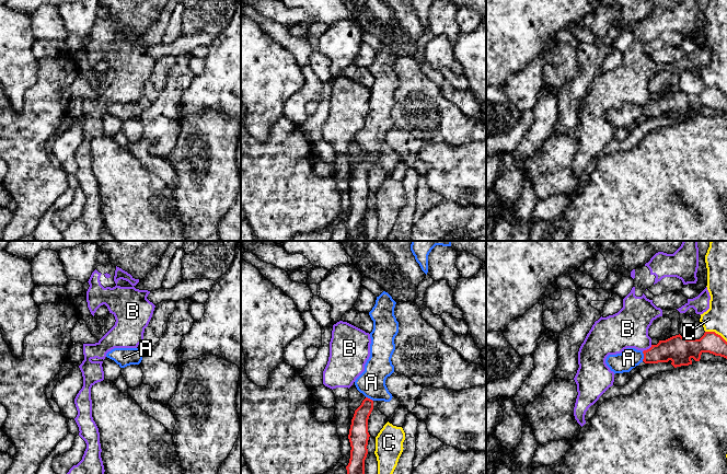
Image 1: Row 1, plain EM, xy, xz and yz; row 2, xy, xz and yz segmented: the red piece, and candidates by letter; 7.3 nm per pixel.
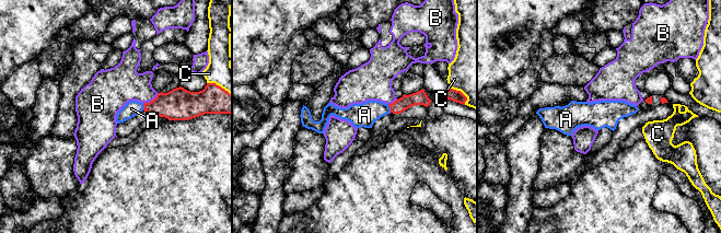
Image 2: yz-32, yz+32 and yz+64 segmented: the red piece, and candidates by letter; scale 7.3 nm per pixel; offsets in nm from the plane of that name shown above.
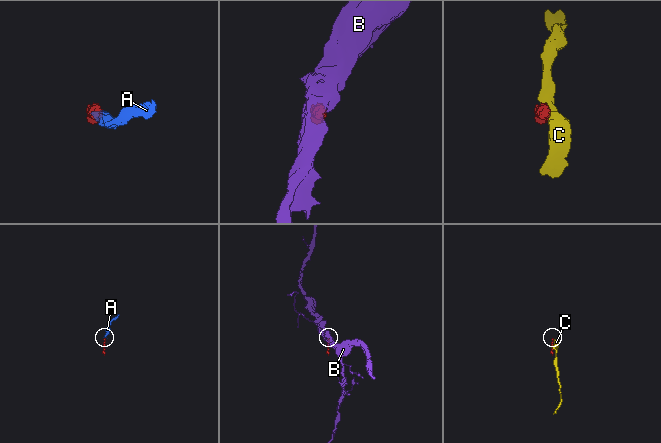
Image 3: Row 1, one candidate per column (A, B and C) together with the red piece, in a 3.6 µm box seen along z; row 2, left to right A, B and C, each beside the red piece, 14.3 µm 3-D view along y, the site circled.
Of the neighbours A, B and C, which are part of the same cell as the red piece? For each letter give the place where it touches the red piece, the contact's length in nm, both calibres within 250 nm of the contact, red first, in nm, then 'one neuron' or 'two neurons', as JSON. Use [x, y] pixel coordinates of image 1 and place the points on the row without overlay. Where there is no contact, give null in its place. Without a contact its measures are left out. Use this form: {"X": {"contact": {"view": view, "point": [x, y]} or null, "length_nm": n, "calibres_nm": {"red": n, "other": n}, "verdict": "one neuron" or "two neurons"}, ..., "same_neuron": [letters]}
{"A": {"contact": {"view": "yz", "point": [644, 111]}, "length_nm": 70, "calibres_nm": {"red": 190, "other": 150}, "verdict": "one neuron"}, "B": {"contact": {"view": "yz", "point": [647, 104]}, "length_nm": 90, "calibres_nm": {"red": 200, "other": 280}, "verdict": "two neurons"}, "C": {"contact": {"view": "yz", "point": [715, 88]}, "length_nm": 180, "calibres_nm": {"red": 150, "other": 180}, "verdict": "two neurons"}, "same_neuron": ["A"]}

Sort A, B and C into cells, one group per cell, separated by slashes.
A / B / C

